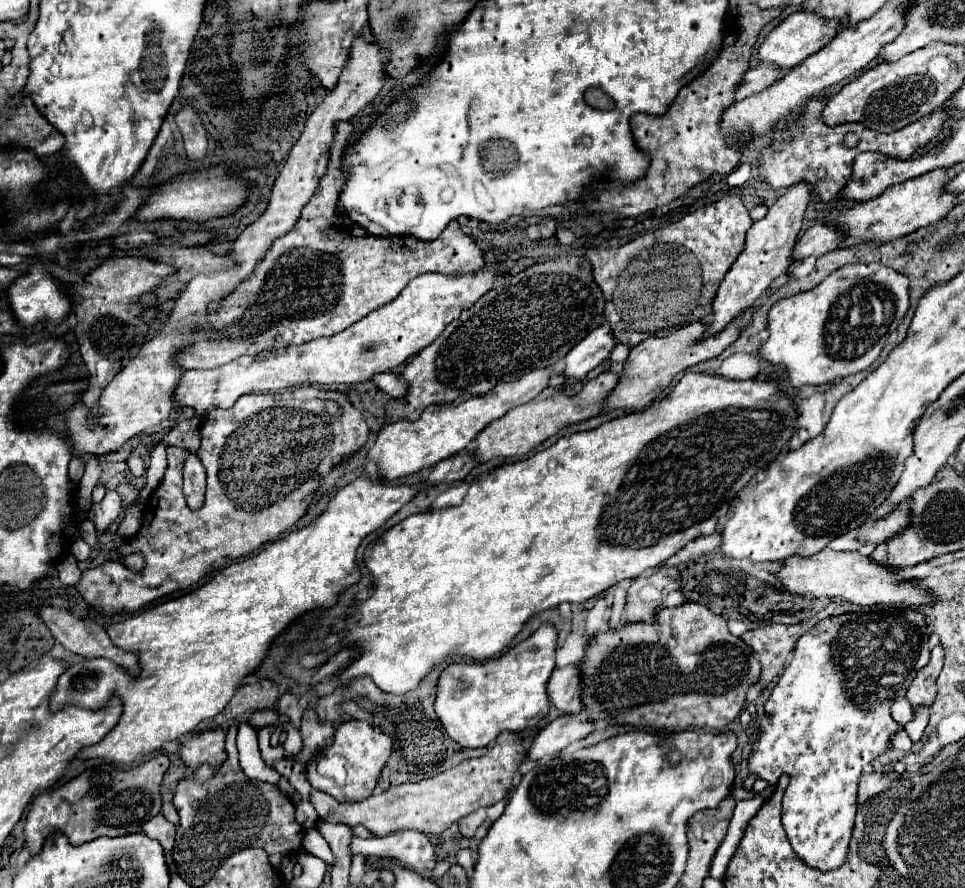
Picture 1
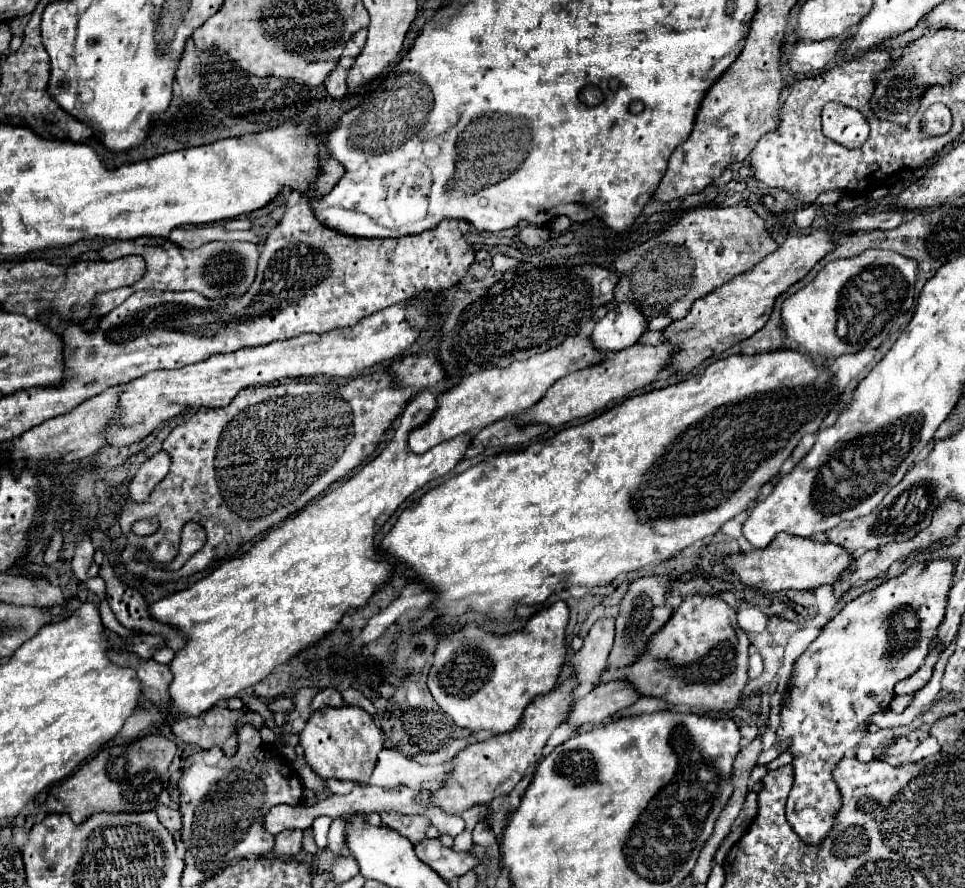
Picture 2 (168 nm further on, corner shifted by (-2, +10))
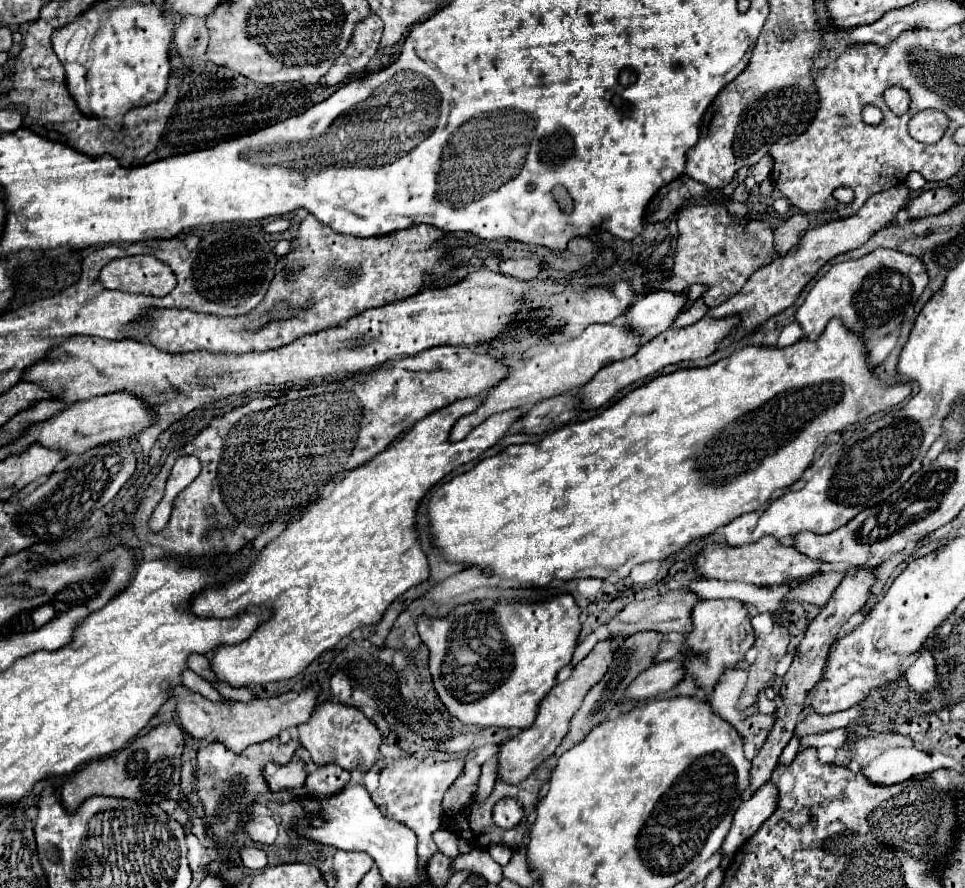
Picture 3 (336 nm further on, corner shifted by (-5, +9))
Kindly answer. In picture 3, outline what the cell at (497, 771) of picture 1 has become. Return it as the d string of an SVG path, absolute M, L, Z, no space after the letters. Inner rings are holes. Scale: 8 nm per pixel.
M602 640L594 646L594 650L576 664L574 674L566 680L556 684L546 696L544 700L538 704L538 714L536 720L530 728L522 730L518 736L508 738L506 742L500 744L498 748L498 766L496 766L496 780L506 782L506 784L520 784L524 778L528 778L542 762L546 762L554 750L558 748L558 744L562 742L562 738L568 734L570 728L570 720L572 716L578 712L578 708L582 706L582 700L586 696L586 692L604 676L604 672L608 670L608 664L612 660L612 652L616 644L612 640Z

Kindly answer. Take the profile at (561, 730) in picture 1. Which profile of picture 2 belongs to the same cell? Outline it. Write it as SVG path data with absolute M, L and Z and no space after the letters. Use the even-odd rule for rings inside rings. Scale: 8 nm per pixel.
M615 679L611 683L597 685L591 693L575 701L567 717L567 725L575 727L601 725L617 711L631 707L639 697L641 693L637 693L637 689L631 683L627 683L627 679Z

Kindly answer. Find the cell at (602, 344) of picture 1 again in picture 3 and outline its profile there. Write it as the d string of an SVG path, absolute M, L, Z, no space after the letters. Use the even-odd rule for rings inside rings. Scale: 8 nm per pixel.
M648 292L640 294L638 300L624 312L624 326L636 330L644 340L652 340L660 332L668 330L678 312L686 302L686 294L672 294L672 292Z

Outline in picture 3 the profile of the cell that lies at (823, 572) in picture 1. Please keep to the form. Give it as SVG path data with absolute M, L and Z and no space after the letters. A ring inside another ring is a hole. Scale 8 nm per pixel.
M764 536L754 544L744 546L722 546L722 544L706 544L704 550L696 558L698 572L704 578L714 580L728 580L728 582L746 582L754 586L778 586L790 582L802 582L820 572L822 560L810 560L802 556L794 546L784 546L782 542L774 540L774 536Z

